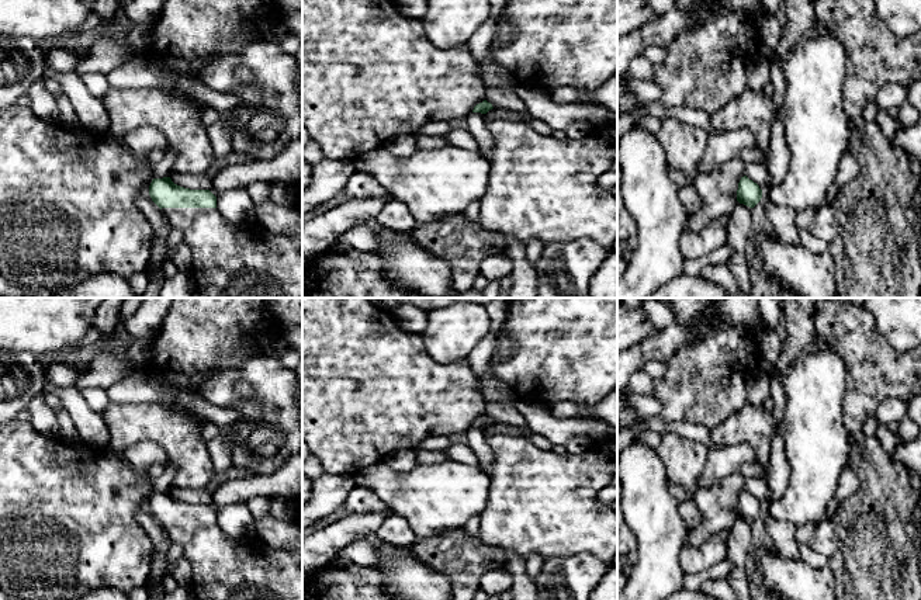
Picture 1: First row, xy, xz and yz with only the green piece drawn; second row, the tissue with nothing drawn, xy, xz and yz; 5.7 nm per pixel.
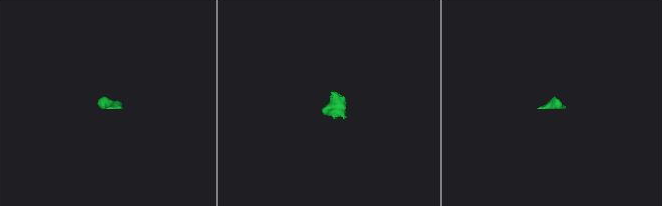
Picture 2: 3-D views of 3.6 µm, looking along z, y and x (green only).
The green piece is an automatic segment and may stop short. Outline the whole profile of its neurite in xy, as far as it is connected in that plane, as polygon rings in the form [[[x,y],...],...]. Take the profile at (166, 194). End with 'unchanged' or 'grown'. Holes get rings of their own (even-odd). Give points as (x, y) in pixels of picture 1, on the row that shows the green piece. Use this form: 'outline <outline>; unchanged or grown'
outline [[[170,177],[153,178],[149,185],[152,201],[162,209],[172,228],[183,233],[183,243],[191,252],[190,277],[200,298],[302,298],[302,235],[271,233],[257,221],[229,222],[217,208],[217,197],[210,190],[180,187]]]; grown

